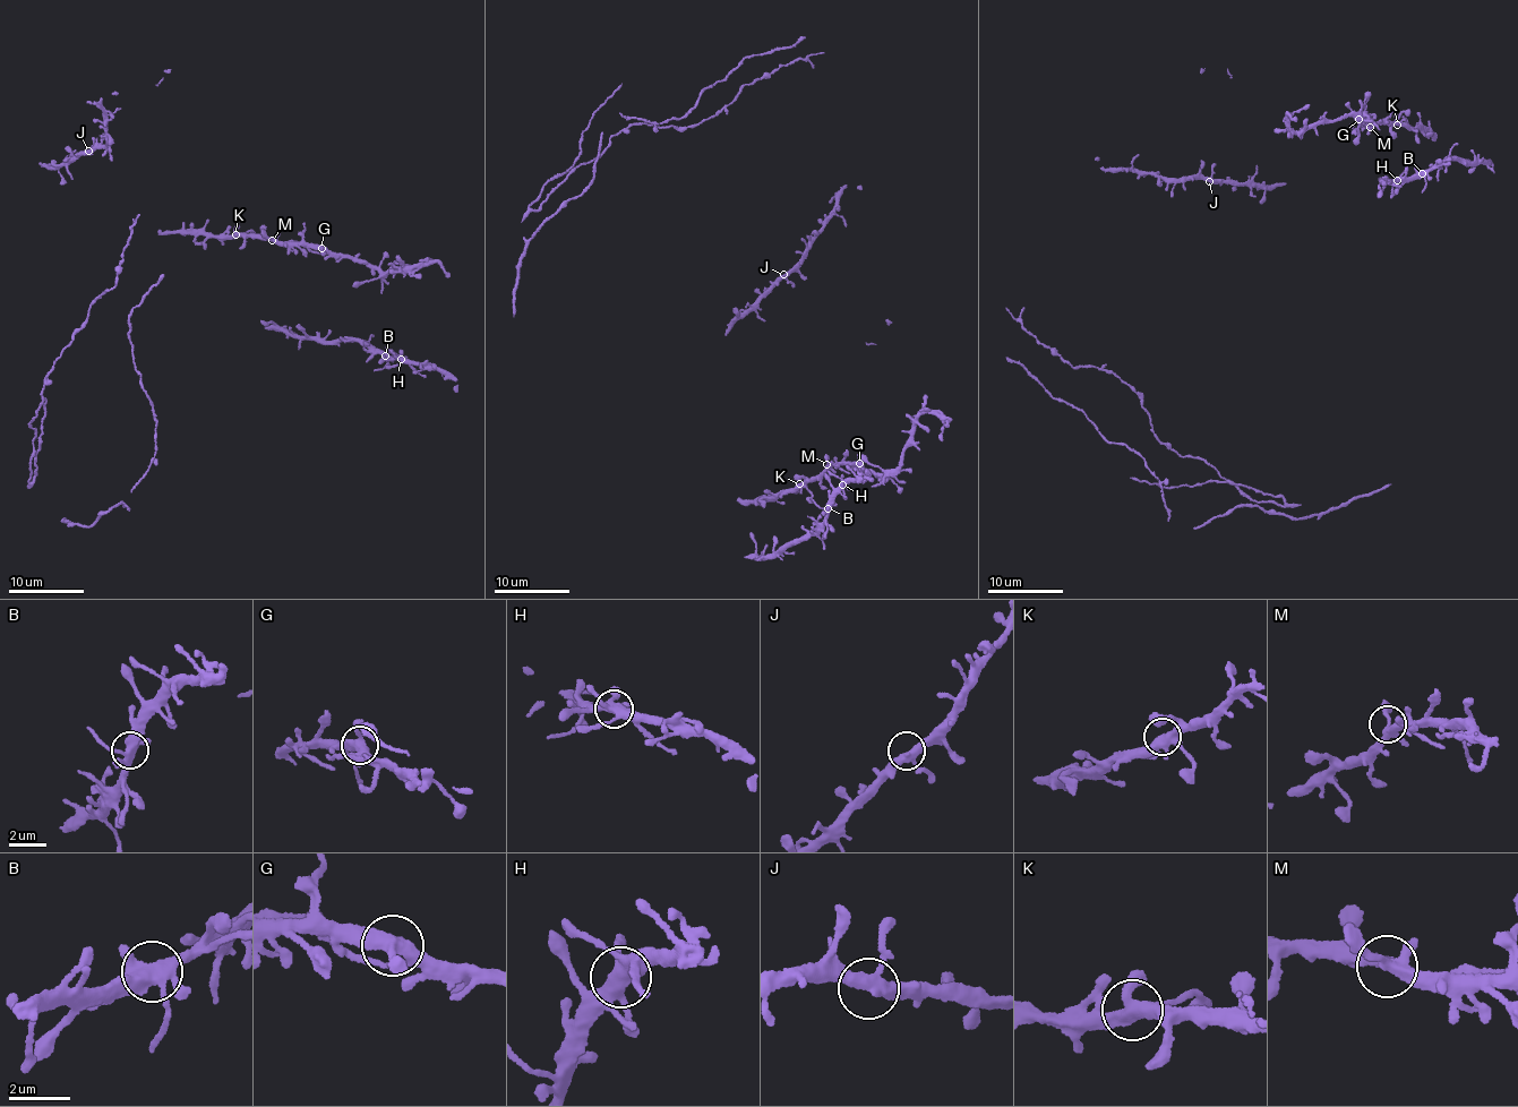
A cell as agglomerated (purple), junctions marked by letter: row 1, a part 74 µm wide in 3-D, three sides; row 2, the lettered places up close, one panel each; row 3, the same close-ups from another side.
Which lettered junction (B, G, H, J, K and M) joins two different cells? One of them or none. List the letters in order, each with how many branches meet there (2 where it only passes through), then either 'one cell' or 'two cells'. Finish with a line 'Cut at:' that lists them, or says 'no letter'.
B: 5 | one cell
G: 4 | one cell
H: 4 | one cell
J: 3 | one cell
K: 4 | one cell
M: 4 | one cell
Cut at: no letter

